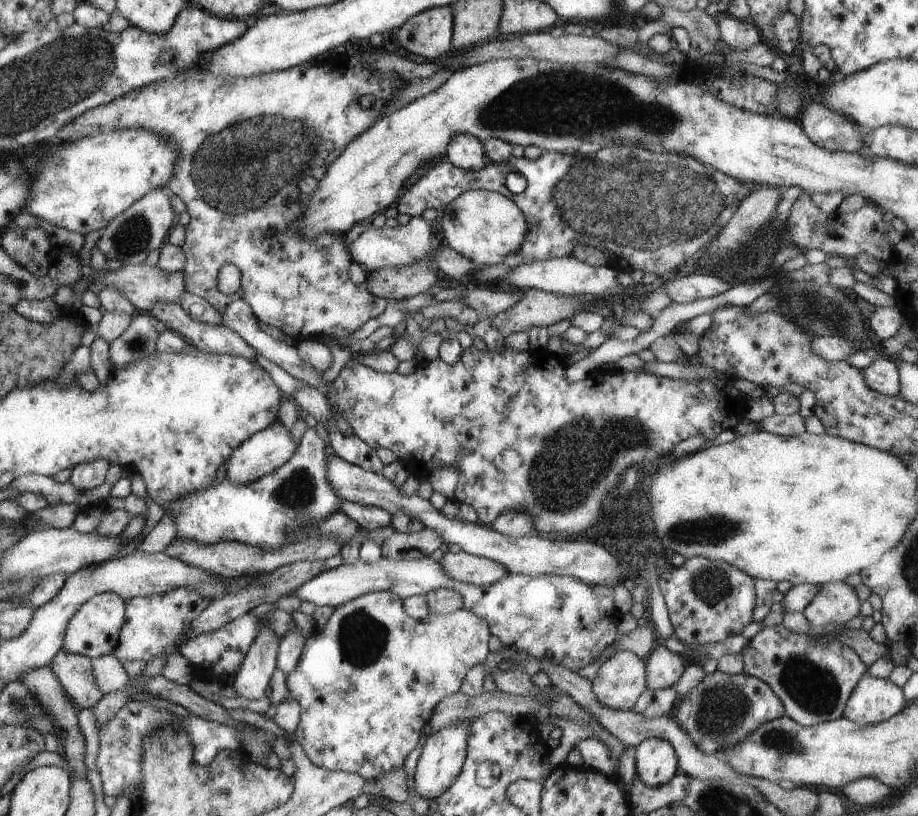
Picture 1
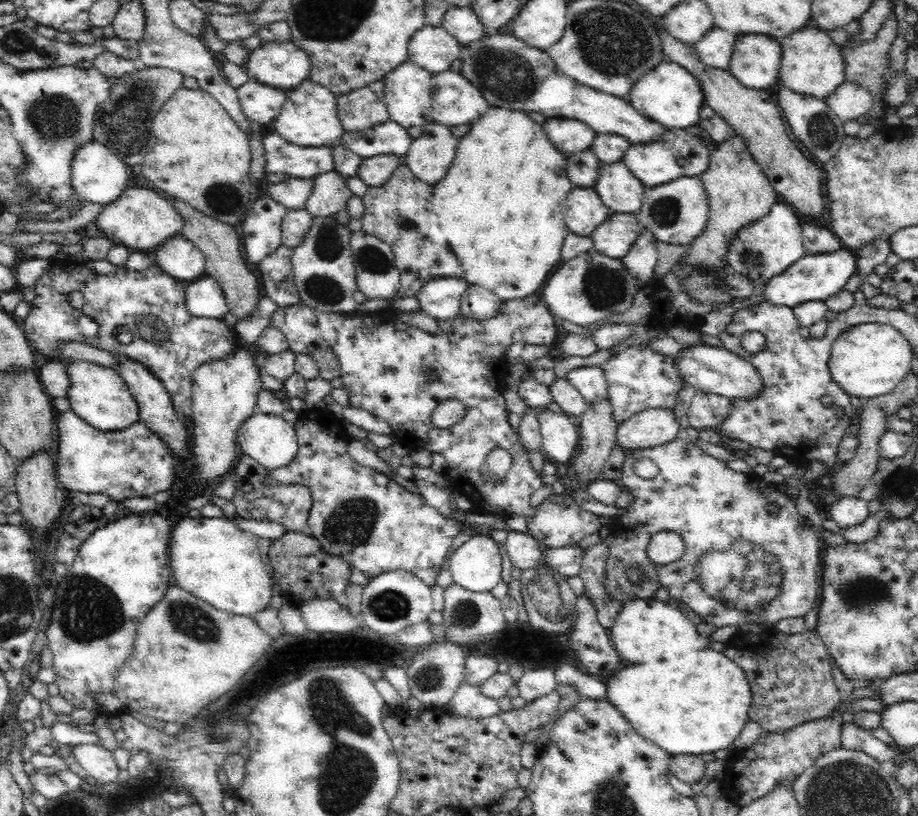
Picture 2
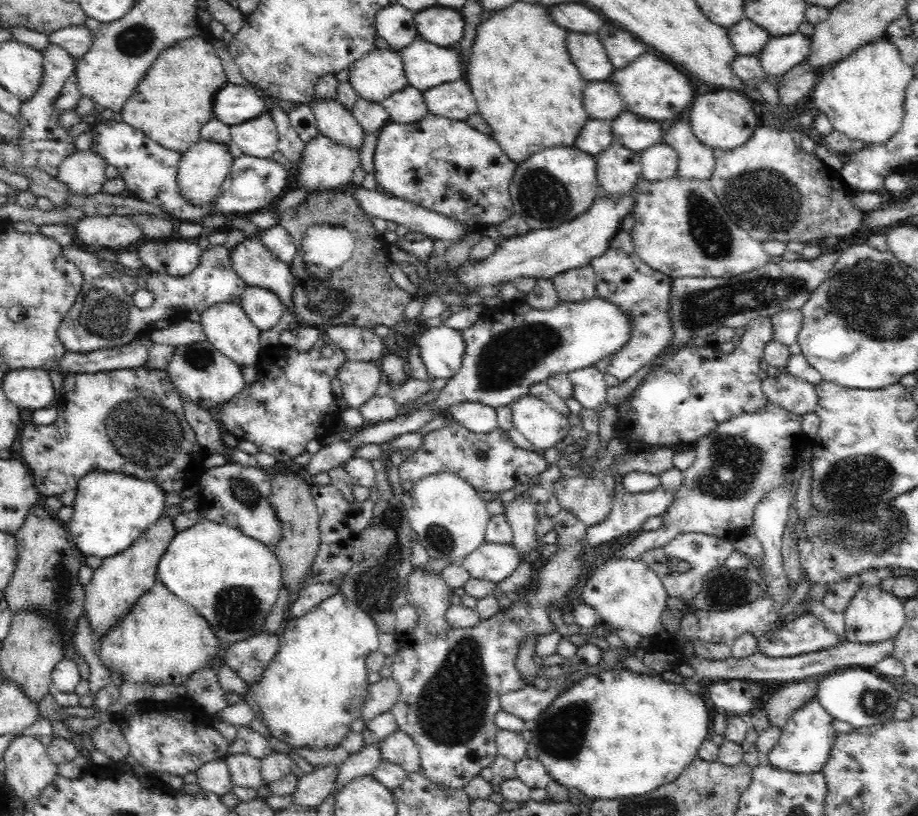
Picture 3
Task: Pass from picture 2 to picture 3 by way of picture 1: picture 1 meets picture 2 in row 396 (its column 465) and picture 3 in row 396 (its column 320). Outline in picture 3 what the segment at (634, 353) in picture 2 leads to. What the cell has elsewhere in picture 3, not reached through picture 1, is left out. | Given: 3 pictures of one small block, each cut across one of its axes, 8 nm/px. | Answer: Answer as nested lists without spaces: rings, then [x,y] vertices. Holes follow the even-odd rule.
[[[762,316],[746,324],[746,334],[732,354],[716,350],[716,346],[686,346],[670,354],[660,368],[654,368],[644,382],[618,406],[616,440],[628,444],[628,454],[640,448],[682,448],[698,444],[700,438],[714,432],[722,422],[730,422],[740,414],[766,408],[768,396],[758,378],[760,362],[772,338],[772,318]],[[690,380],[698,380],[696,386]]]

